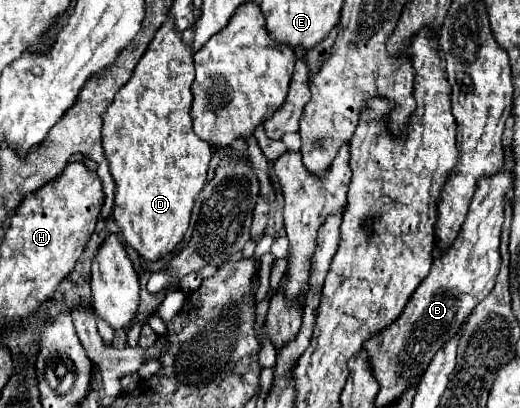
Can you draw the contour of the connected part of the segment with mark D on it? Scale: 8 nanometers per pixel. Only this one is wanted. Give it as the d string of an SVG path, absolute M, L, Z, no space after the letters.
M173 19L155 33L145 57L133 69L133 77L117 91L117 97L103 115L103 149L115 181L113 221L121 229L121 237L145 261L159 261L183 241L189 227L195 197L205 185L207 167L211 161L211 147L201 141L191 127L191 85L193 85L193 53L175 31Z

